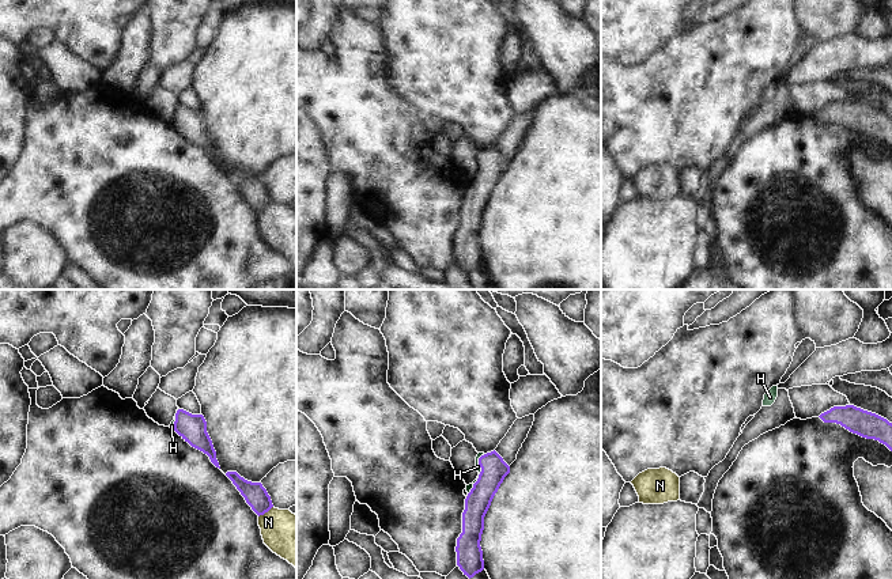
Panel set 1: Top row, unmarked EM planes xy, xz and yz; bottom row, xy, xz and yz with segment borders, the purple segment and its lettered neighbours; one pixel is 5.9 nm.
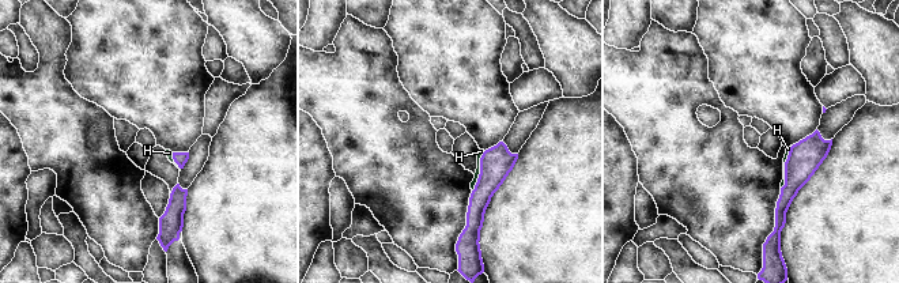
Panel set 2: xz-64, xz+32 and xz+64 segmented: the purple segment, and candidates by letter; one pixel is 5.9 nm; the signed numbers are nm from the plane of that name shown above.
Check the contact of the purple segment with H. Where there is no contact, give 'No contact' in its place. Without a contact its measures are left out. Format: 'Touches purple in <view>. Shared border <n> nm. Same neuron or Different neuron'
Touches purple in xz. Shared border 260 nm. Same neuron

